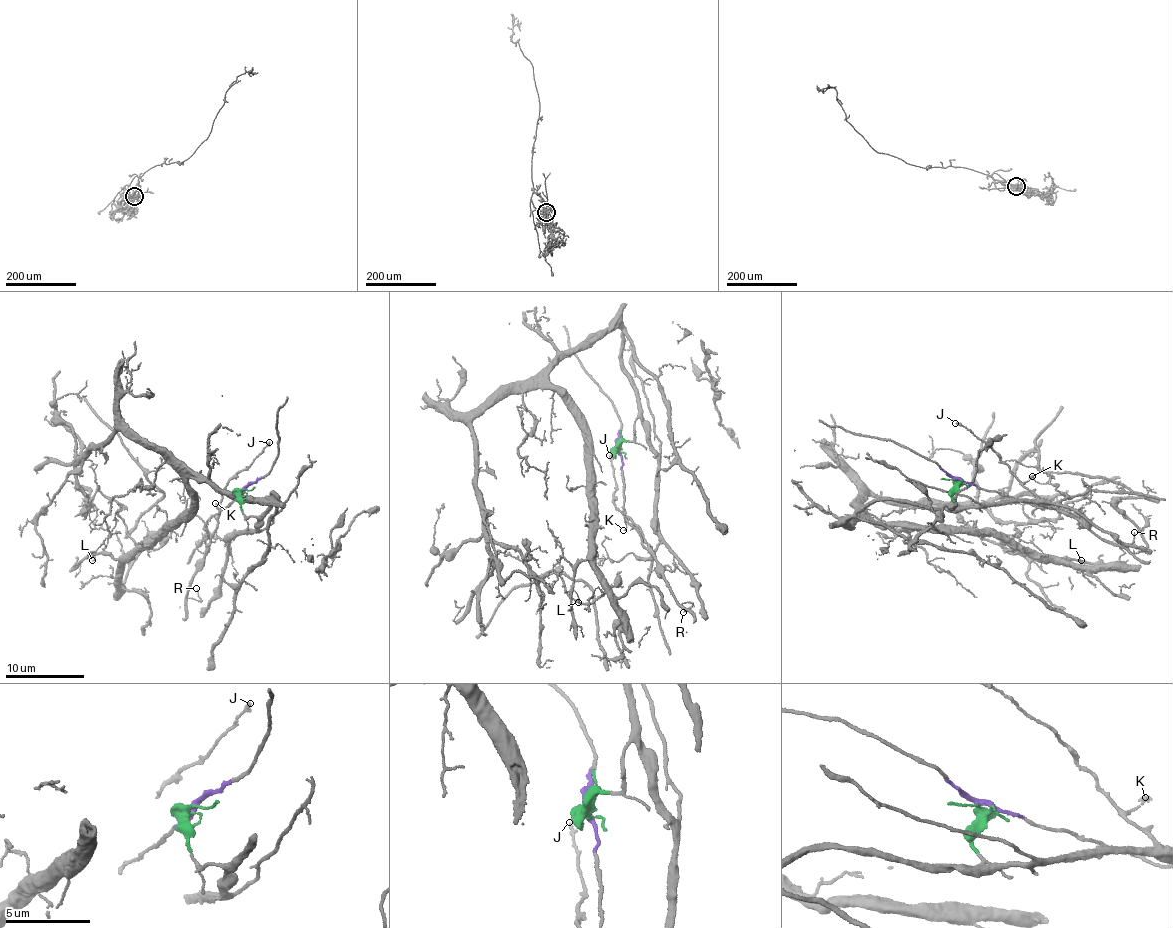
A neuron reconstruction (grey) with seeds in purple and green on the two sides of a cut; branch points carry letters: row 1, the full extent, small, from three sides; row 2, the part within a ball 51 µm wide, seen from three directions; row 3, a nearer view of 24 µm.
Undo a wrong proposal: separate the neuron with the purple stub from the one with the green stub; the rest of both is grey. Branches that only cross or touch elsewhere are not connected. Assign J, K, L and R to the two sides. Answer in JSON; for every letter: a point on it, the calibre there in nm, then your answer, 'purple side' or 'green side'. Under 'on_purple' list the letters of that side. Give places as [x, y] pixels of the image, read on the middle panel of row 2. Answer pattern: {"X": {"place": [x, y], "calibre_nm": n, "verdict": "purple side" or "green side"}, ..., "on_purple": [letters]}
{"J": {"place": [609, 455], "calibre_nm": 160, "verdict": "purple side"}, "K": {"place": [623, 530], "calibre_nm": 100, "verdict": "purple side"}, "L": {"place": [578, 602], "calibre_nm": 100, "verdict": "green side"}, "R": {"place": [683, 612], "calibre_nm": 100, "verdict": "purple side"}, "on_purple": ["J", "K", "R"]}

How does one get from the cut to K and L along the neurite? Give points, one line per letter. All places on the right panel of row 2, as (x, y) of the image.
K: (955, 478), (1049, 507), (1024, 485), (1032, 476)
L: (955, 480), (950, 509), (878, 499), (843, 521), (1081, 559)

